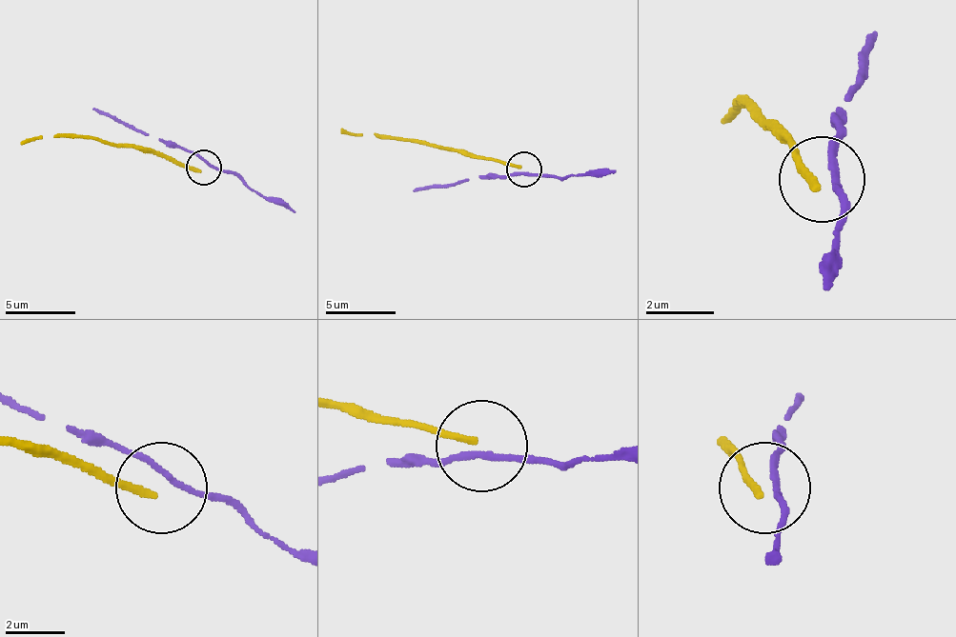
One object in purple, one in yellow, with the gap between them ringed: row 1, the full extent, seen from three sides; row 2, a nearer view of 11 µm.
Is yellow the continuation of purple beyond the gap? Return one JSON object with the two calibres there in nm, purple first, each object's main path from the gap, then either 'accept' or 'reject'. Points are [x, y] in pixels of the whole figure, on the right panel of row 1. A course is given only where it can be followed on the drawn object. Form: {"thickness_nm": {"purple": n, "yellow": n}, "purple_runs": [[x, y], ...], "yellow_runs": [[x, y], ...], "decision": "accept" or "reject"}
{"thickness_nm": {"purple": 180, "yellow": 240}, "purple_runs": [[826, 170], [878, 33]], "yellow_runs": [[818, 188], [749, 102], [732, 102], [723, 119]], "decision": "reject"}

